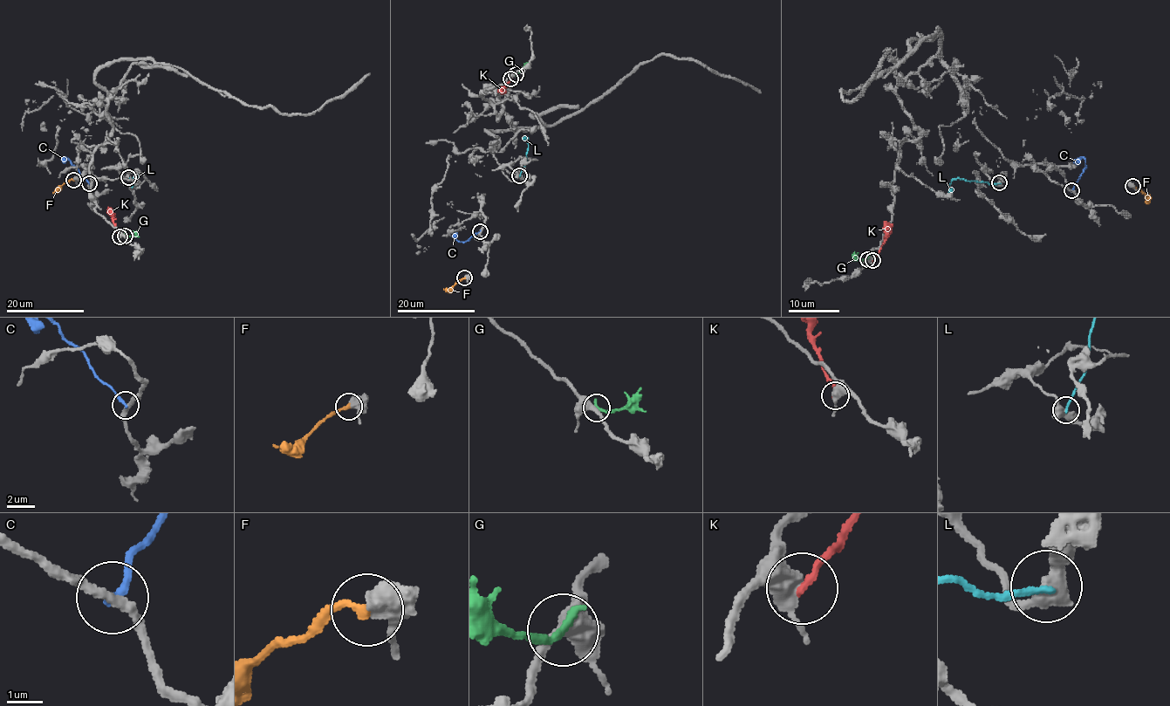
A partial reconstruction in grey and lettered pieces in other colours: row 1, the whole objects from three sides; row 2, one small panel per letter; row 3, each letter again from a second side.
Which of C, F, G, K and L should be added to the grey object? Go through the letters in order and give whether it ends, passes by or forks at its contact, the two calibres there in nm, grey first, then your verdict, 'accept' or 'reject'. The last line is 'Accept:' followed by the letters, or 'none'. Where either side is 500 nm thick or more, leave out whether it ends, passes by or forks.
C: it ends there; 240 nm thick on the grey side, 240 nm on the other; reject
F: 500 nm thick on the grey side, 260 nm on the other; accept
G: it ends there; 400 nm thick on the grey side, 260 nm on the other; reject
K: 500 nm thick on the grey side, 240 nm on the other; reject
L: it ends there; 440 nm thick on the grey side, 180 nm on the other; reject
Accept: F

